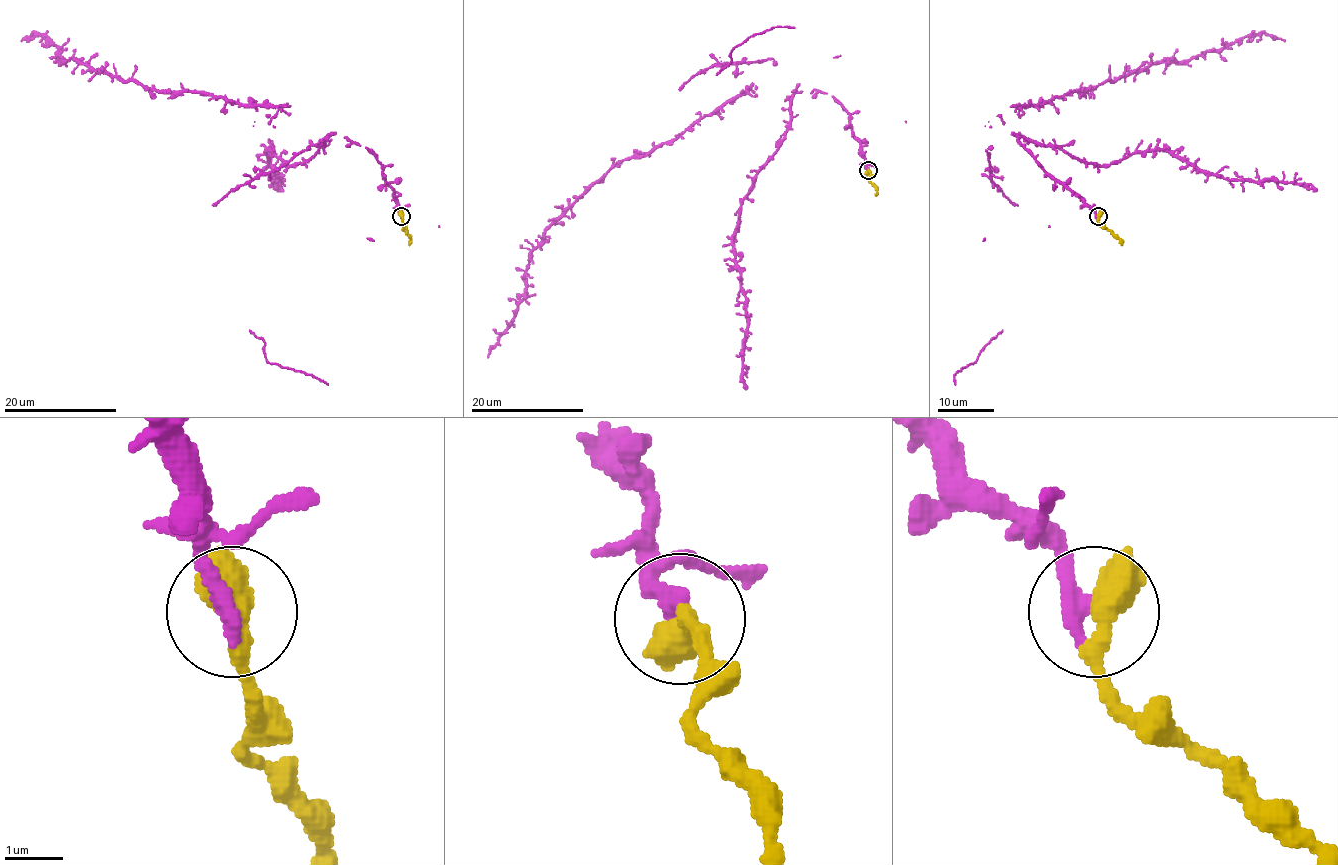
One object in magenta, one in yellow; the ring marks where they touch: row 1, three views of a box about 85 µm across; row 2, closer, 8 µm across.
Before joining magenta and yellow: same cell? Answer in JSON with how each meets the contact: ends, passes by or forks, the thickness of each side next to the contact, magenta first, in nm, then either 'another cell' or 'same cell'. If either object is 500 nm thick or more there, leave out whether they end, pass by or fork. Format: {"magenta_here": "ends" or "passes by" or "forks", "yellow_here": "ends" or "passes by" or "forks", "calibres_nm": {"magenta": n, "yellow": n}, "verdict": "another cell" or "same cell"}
{"magenta_here": "ends", "yellow_here": "passes by", "calibres_nm": {"magenta": 360, "yellow": 440}, "verdict": "same cell"}

